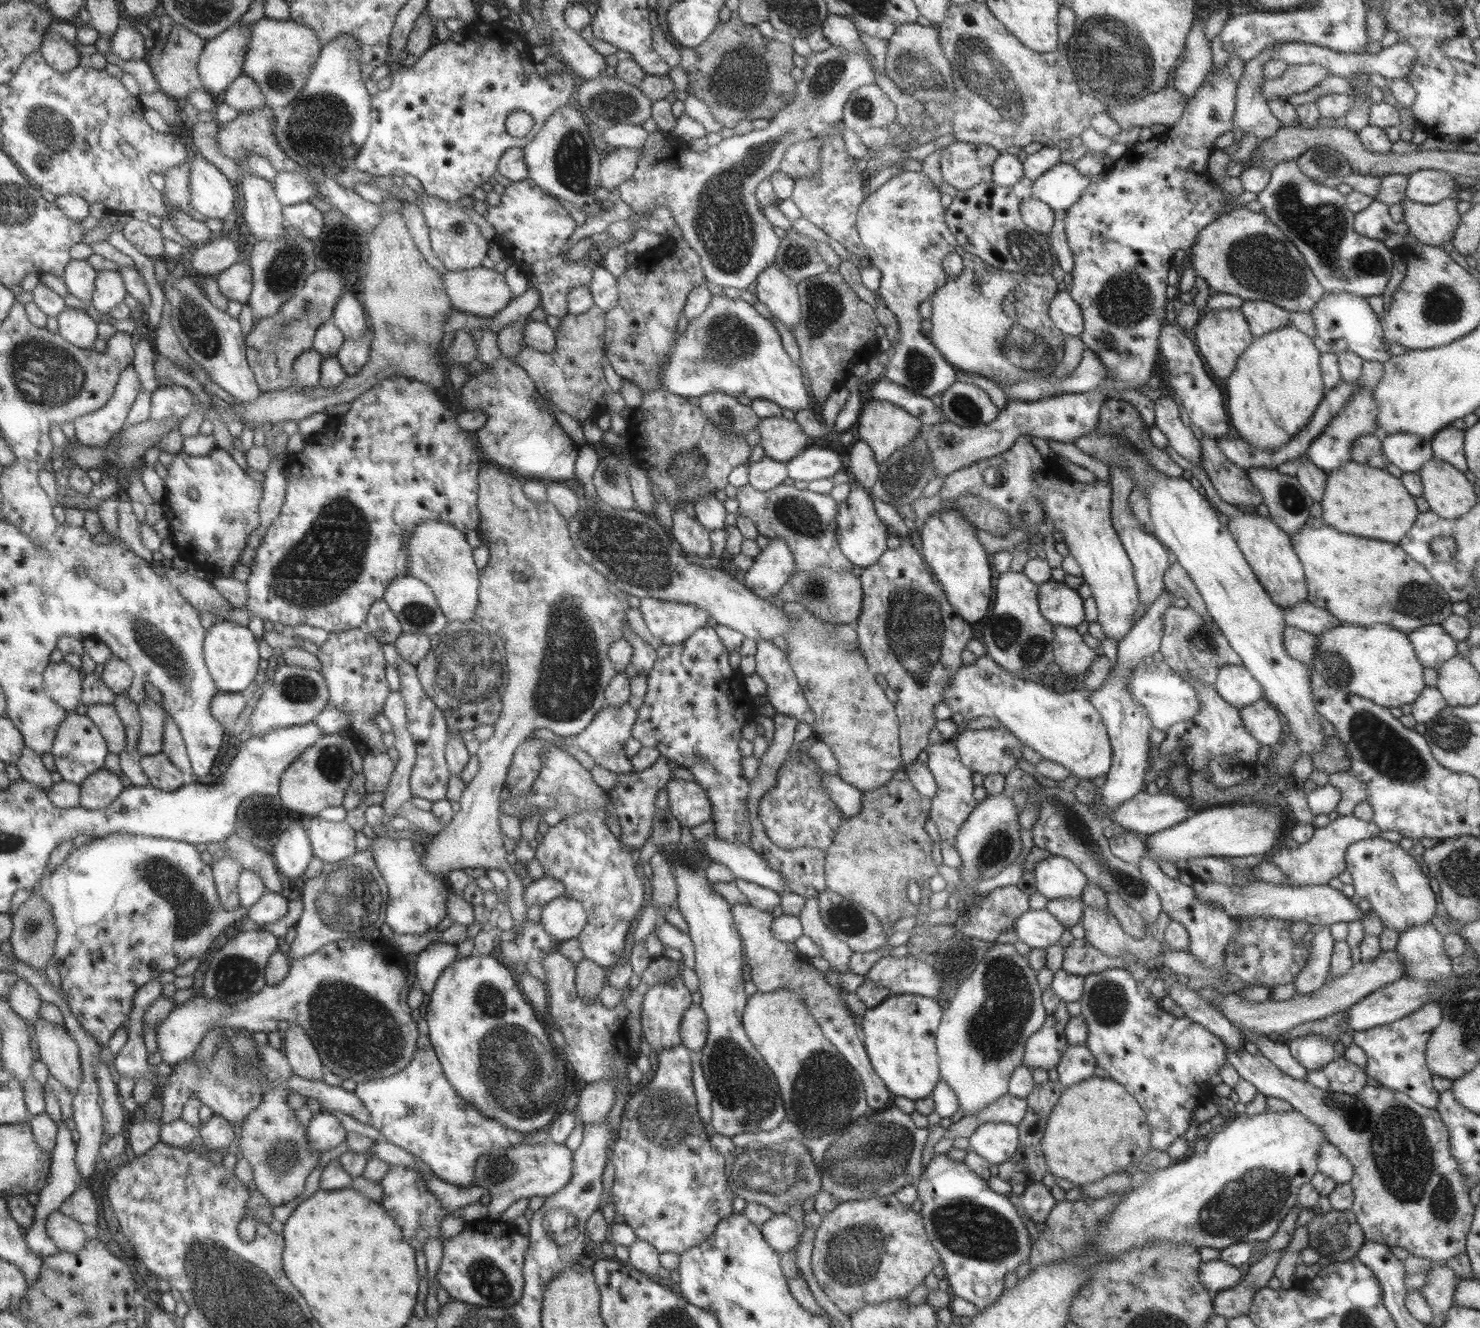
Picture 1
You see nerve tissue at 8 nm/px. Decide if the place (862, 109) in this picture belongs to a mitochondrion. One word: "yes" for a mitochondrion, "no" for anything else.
yes

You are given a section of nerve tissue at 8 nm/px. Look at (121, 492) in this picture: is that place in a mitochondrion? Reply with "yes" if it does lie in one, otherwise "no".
no

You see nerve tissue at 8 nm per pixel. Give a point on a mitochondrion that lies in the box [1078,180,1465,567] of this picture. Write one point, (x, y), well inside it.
(1259, 263)

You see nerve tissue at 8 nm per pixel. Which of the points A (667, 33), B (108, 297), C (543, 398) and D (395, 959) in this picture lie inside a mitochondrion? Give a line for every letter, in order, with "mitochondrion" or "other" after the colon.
A: other
B: other
C: other
D: other

